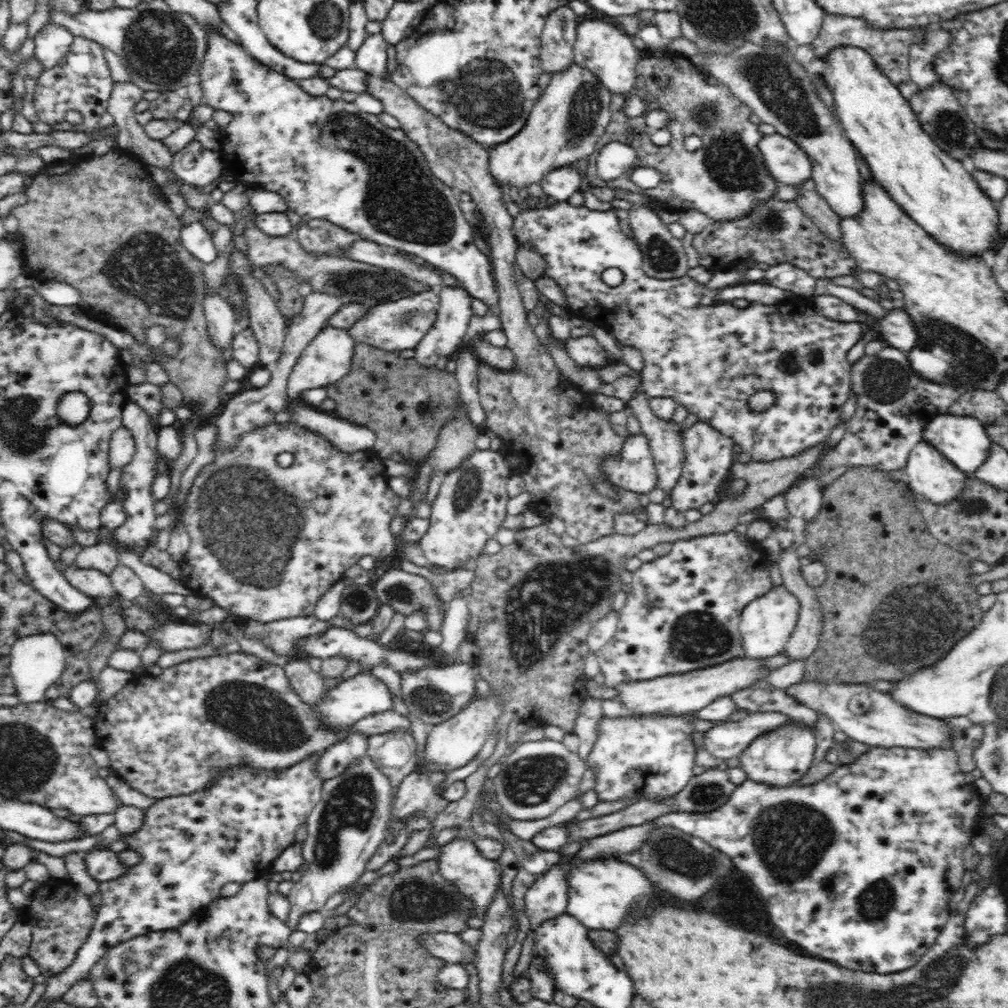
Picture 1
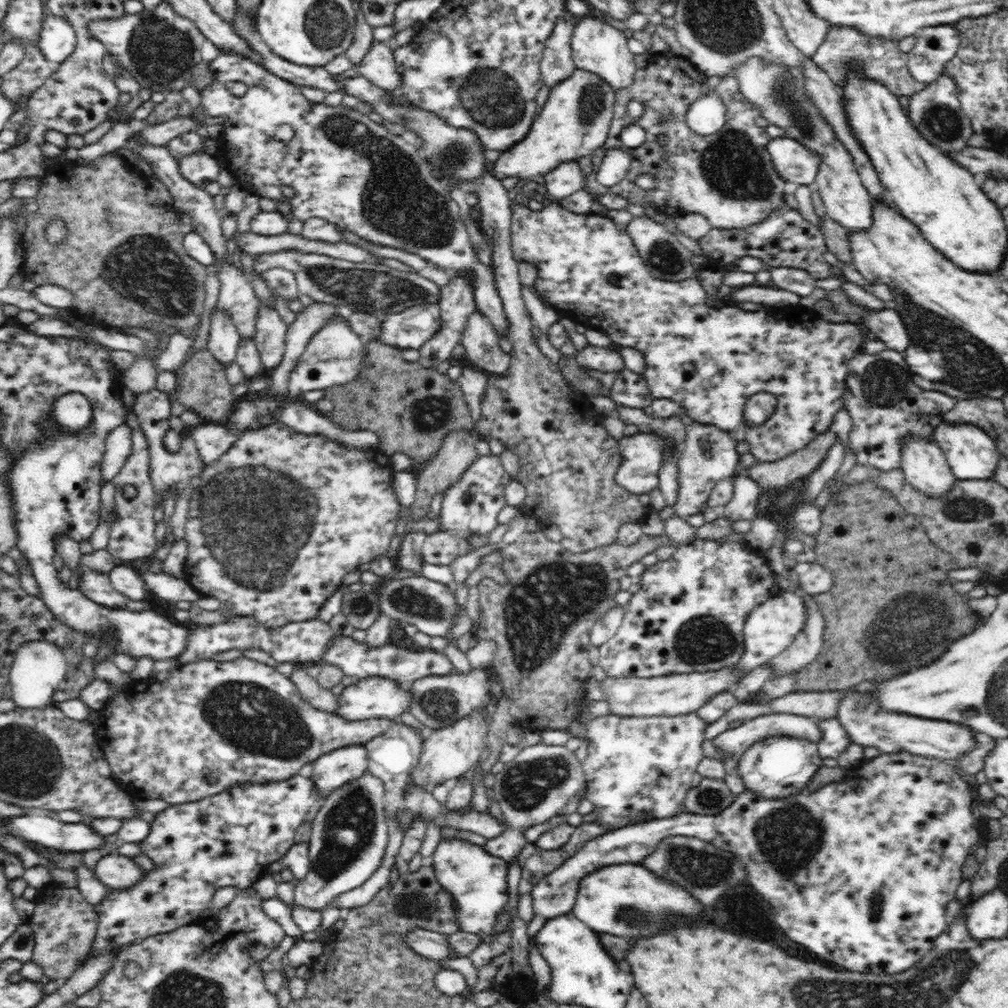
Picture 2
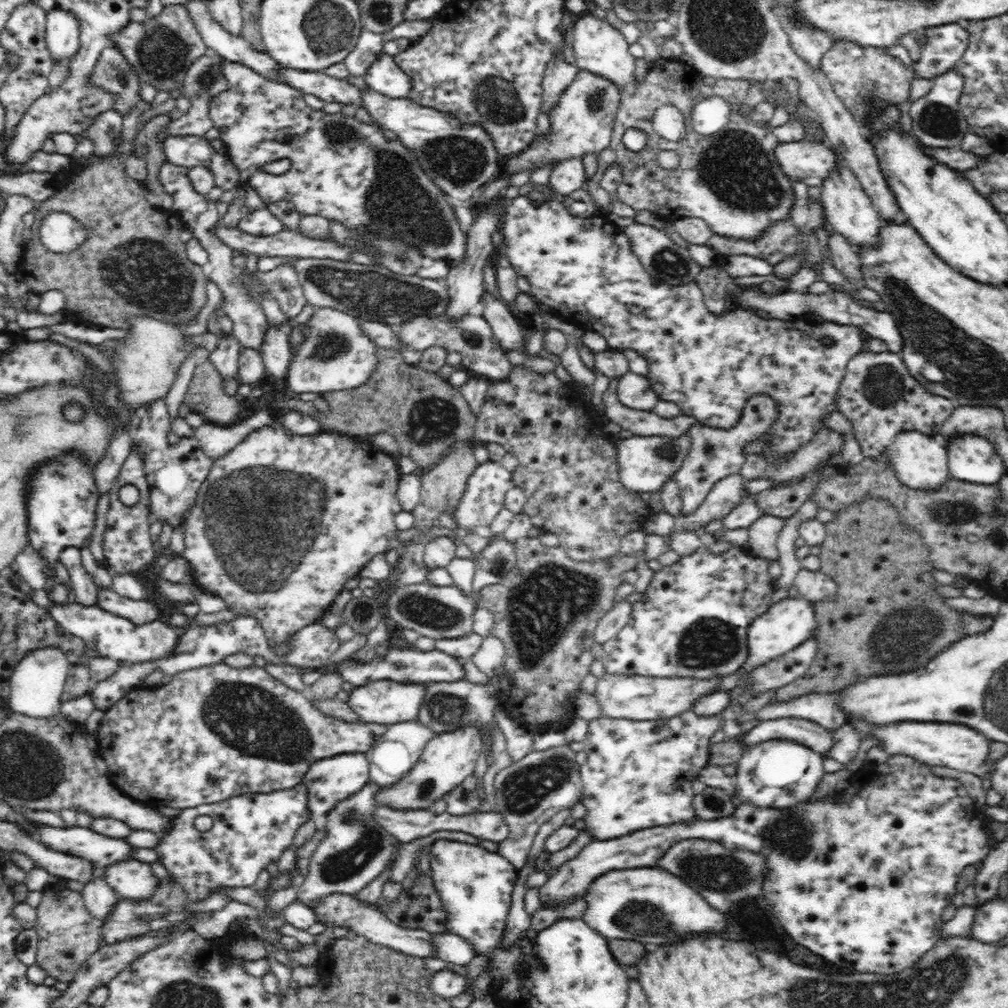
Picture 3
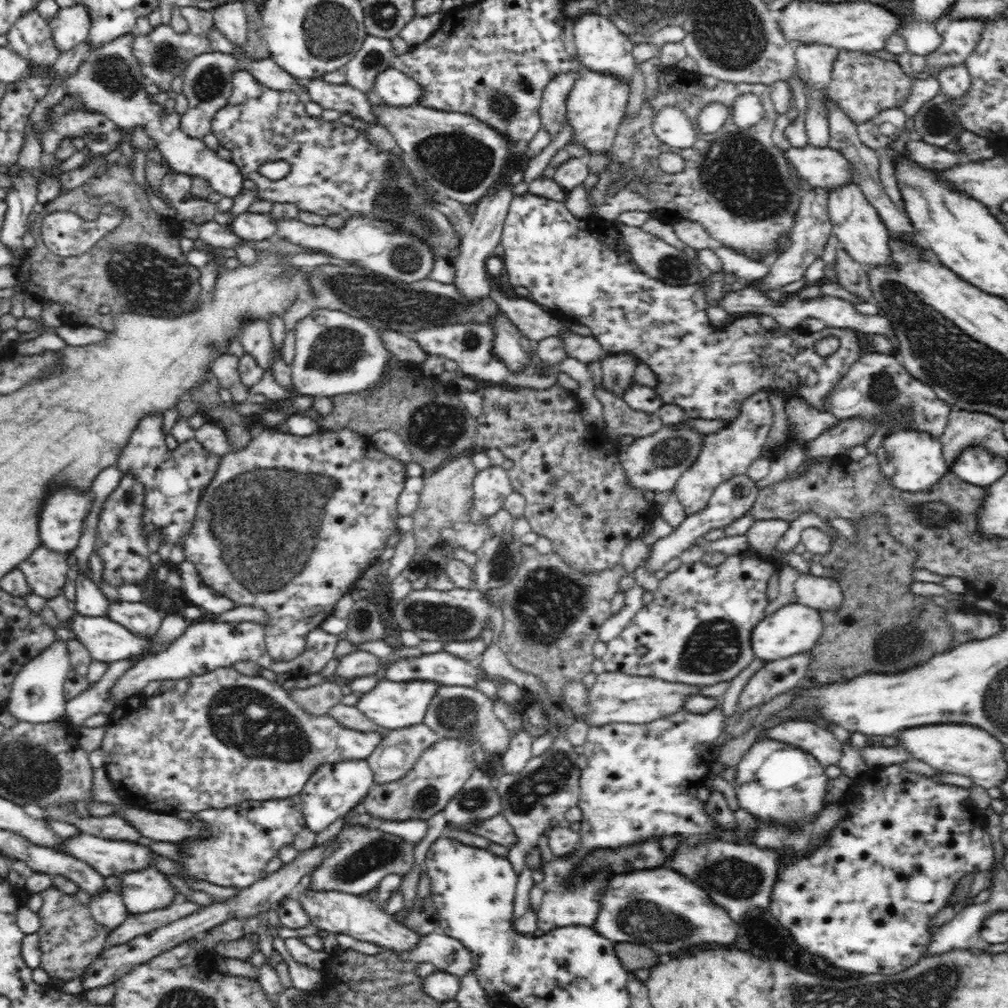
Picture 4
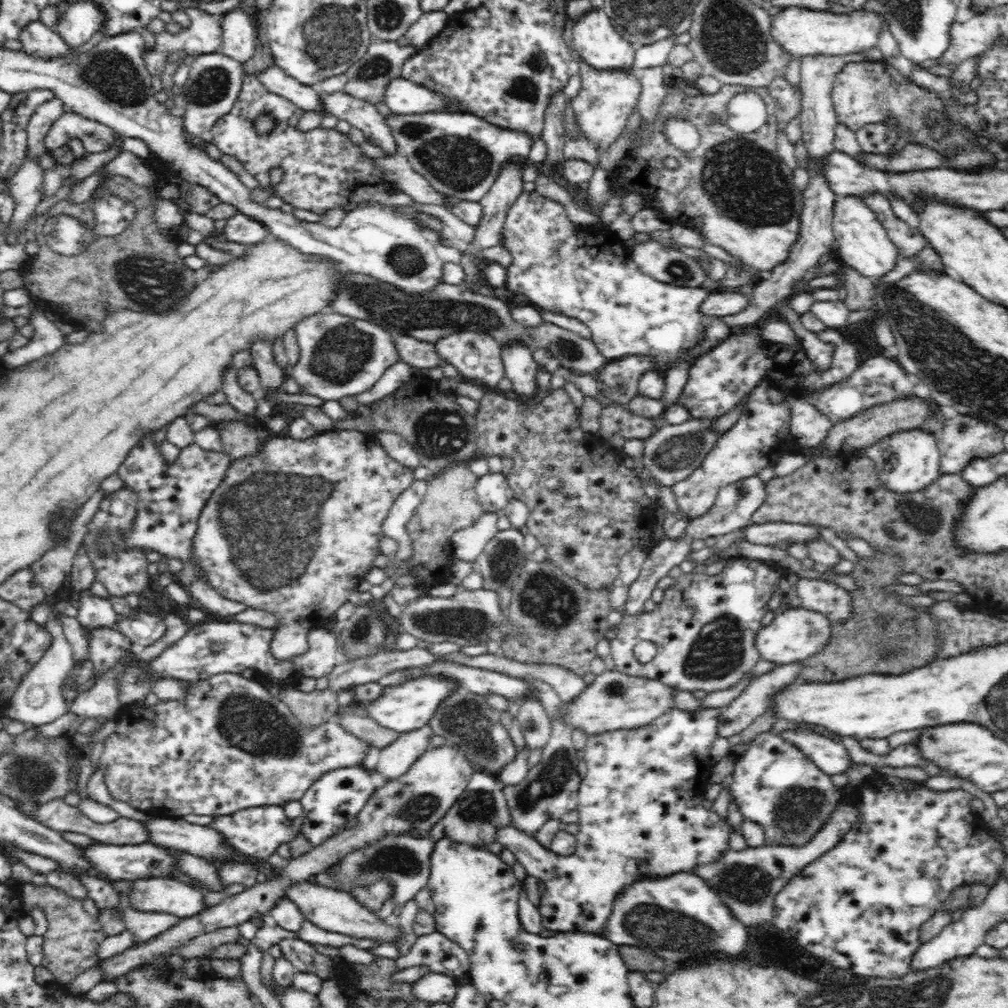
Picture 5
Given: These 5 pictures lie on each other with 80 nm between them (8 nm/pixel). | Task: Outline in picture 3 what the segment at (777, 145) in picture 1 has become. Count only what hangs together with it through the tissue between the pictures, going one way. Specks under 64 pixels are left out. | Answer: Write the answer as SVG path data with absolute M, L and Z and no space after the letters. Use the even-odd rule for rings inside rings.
M804 139L802 142L779 142L774 148L775 160L788 179L807 186L822 187L824 178L836 164L834 150L826 144Z

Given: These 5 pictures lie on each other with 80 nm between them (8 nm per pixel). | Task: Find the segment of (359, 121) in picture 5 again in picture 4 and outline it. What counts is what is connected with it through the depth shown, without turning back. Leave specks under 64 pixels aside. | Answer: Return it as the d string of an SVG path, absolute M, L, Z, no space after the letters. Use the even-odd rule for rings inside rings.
M322 77L300 79L299 82L306 87L307 98L320 104L323 109L350 114L354 119L370 123L371 127L379 124L373 114L372 104L360 89L347 83L328 84Z

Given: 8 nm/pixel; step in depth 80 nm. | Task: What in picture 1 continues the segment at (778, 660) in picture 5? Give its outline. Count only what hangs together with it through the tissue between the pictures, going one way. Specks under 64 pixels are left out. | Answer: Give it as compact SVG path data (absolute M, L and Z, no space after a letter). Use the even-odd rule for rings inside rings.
M783 584L774 586L768 593L750 602L740 616L739 629L742 635L744 655L754 660L764 660L783 651L799 618L798 598L791 594Z

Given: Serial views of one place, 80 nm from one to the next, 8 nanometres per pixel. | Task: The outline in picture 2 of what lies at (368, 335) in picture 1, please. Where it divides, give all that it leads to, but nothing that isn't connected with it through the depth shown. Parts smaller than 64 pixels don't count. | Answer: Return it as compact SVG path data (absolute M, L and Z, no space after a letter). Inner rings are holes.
M438 303L416 304L398 314L388 310L384 316L378 340L400 350L420 350L440 330Z

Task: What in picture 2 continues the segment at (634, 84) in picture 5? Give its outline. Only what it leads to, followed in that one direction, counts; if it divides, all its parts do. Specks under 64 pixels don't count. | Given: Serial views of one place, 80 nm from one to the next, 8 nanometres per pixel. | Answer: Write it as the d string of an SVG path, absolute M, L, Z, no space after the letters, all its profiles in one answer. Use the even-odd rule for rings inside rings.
M576 68L570 78L558 82L550 88L549 97L537 118L533 120L532 129L524 140L498 153L492 172L501 181L503 178L516 176L528 180L530 186L544 183L545 175L560 163L578 161L600 148L606 138L613 120L616 90L602 77Z

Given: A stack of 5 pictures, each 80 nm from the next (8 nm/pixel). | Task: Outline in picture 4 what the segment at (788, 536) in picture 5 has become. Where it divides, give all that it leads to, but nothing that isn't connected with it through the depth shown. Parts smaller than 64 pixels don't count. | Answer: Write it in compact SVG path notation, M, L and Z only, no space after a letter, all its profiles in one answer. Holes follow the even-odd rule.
M756 520L746 534L750 544L749 549L756 551L758 557L776 563L778 542L790 529L790 526L791 521L787 520Z

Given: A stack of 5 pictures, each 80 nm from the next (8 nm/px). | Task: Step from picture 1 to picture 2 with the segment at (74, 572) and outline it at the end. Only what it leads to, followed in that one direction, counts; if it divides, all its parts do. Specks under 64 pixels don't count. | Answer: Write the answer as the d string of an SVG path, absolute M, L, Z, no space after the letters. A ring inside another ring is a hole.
M86 571L78 578L78 589L89 600L108 609L126 610L142 613L151 609L147 600L129 600L118 592L111 583L109 575L99 571Z

